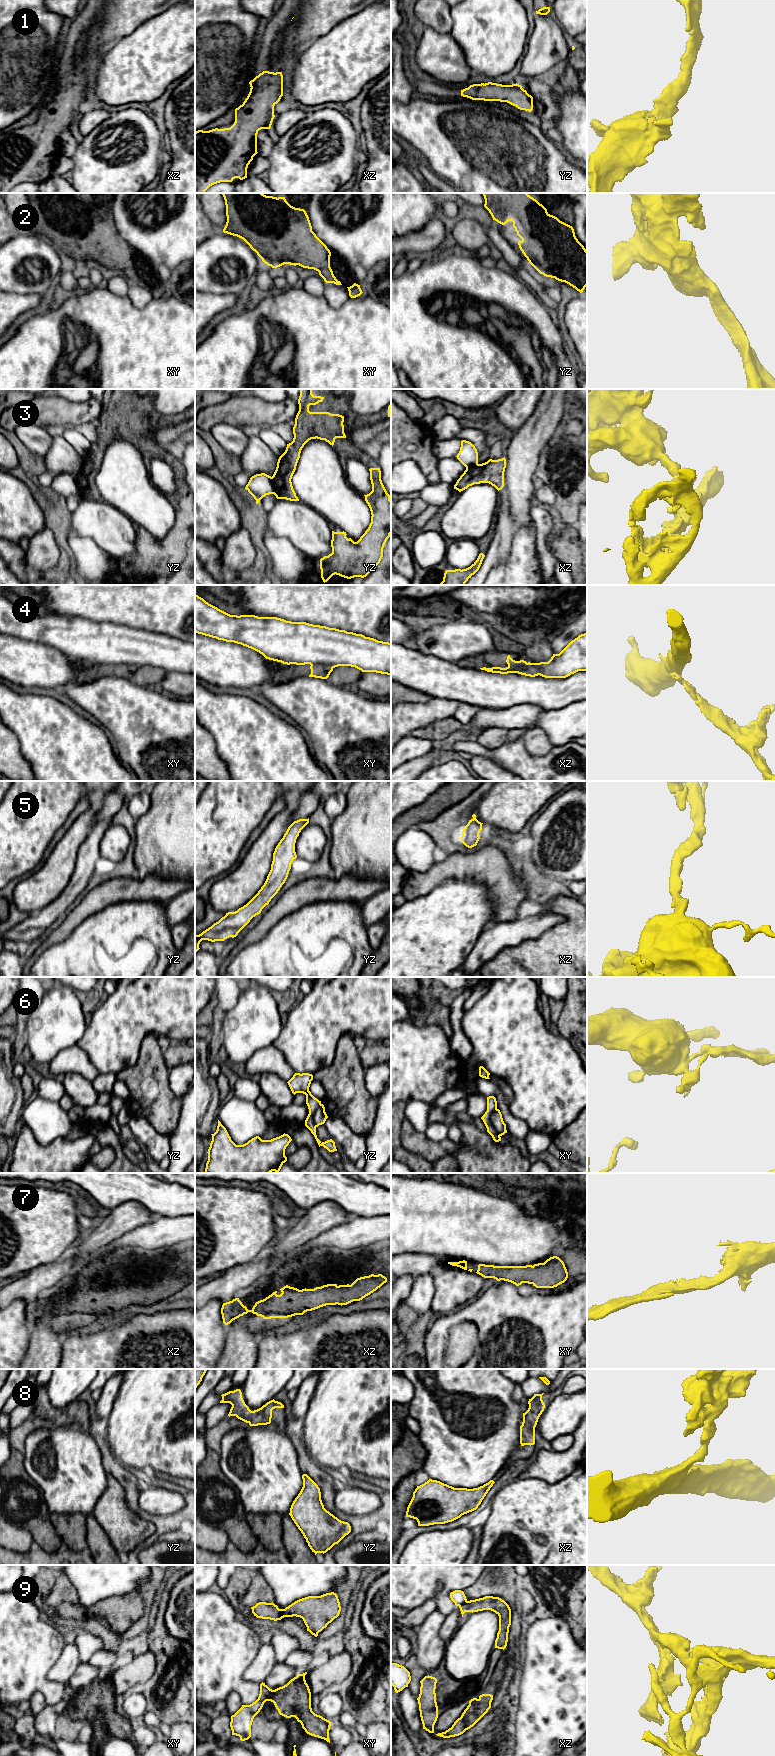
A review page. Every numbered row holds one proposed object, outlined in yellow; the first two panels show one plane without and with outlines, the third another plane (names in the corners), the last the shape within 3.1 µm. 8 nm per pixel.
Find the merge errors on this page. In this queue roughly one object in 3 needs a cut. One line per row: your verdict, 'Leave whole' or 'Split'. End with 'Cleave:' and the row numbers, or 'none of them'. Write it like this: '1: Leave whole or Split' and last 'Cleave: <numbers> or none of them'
1: Leave whole
2: Leave whole
3: Split
4: Split
5: Leave whole
6: Split
7: Leave whole
8: Leave whole
9: Split
Cleave: 3, 4, 6, 9

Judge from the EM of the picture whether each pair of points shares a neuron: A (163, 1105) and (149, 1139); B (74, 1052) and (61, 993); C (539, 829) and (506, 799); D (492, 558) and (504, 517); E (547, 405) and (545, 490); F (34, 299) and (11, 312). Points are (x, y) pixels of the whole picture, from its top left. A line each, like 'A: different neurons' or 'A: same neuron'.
A: different neurons
B: different neurons
C: different neurons
D: same neuron
E: different neurons
F: same neuron

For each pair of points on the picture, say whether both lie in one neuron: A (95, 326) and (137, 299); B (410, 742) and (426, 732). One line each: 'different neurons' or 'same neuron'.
A: different neurons
B: different neurons

